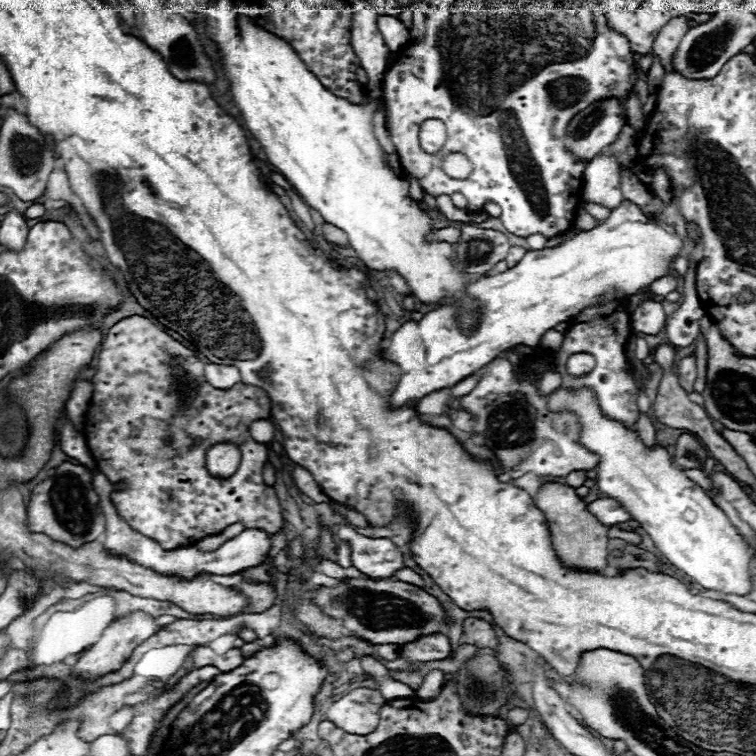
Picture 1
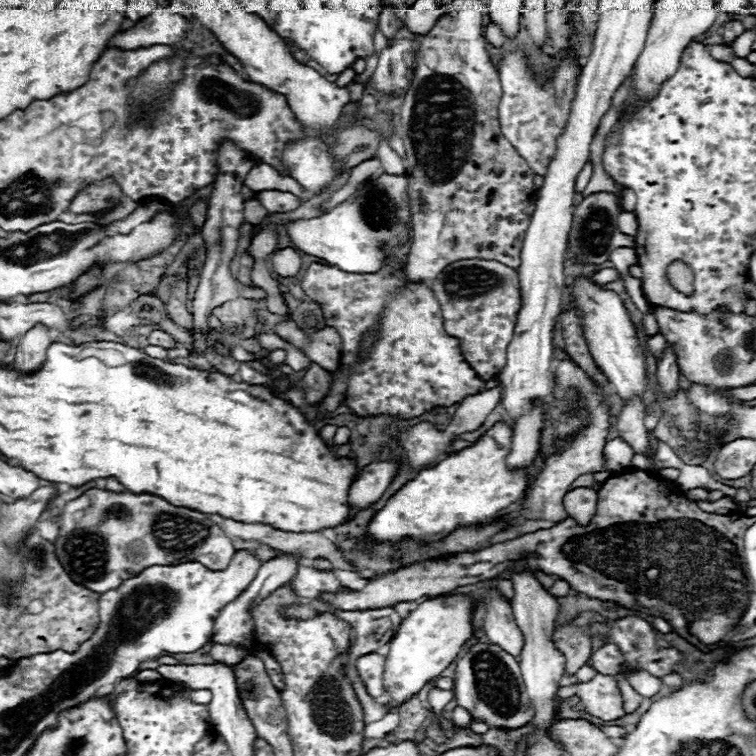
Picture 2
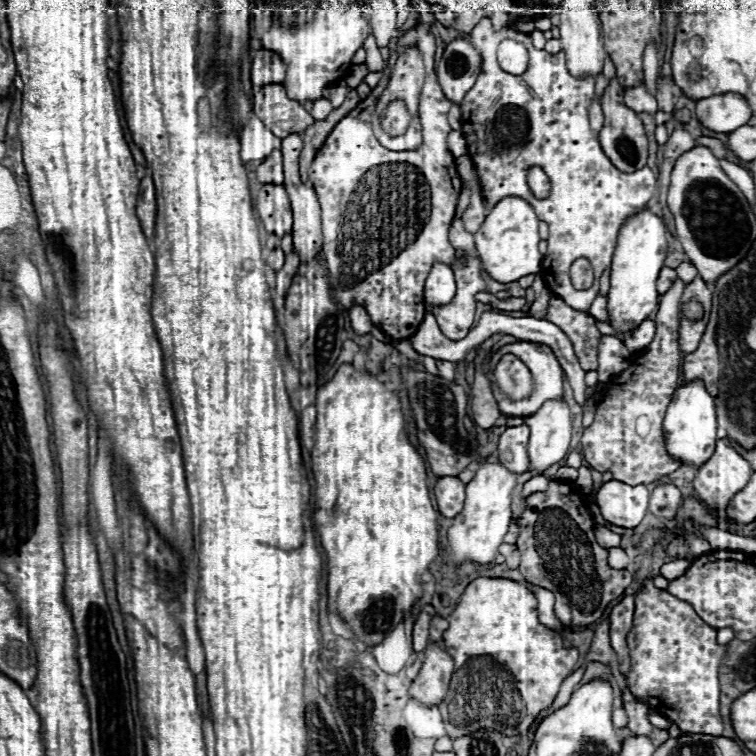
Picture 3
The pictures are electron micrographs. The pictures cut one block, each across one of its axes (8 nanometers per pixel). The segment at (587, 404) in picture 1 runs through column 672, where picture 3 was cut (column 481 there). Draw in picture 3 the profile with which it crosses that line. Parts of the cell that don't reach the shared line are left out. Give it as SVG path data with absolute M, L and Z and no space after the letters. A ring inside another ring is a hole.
M482 462L472 482L466 484L466 502L462 512L454 518L454 524L448 528L450 542L450 562L454 566L462 562L474 562L488 566L498 554L498 546L504 542L508 532L512 512L510 512L510 492L518 484L518 474L512 474L502 464Z

